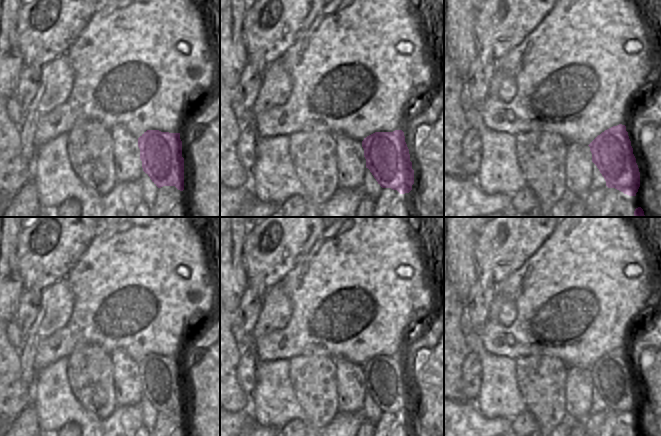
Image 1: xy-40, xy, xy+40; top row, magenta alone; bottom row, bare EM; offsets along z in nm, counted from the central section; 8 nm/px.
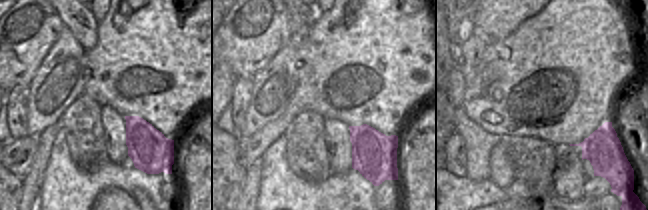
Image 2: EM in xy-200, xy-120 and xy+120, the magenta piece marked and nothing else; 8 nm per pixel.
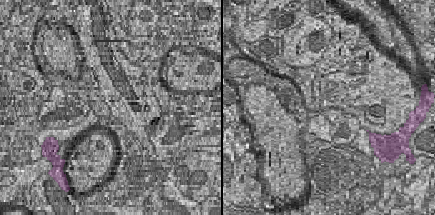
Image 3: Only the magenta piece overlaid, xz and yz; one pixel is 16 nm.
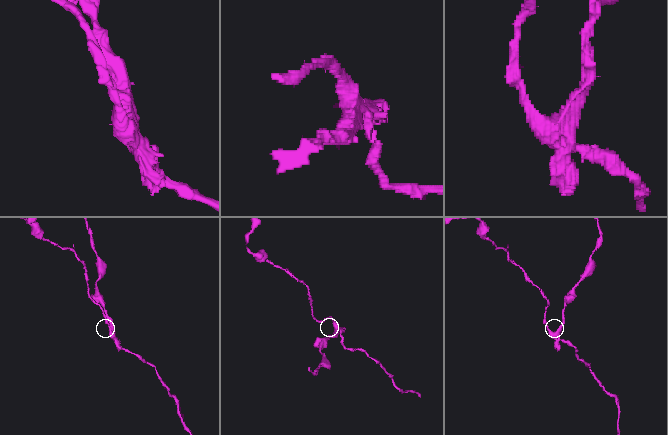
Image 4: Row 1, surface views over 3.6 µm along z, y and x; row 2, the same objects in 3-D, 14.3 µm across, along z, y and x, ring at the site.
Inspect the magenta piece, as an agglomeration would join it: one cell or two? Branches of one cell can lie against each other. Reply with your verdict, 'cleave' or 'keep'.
cleave

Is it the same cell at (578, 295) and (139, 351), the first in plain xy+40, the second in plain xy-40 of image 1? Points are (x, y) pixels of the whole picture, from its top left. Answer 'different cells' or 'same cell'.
same cell

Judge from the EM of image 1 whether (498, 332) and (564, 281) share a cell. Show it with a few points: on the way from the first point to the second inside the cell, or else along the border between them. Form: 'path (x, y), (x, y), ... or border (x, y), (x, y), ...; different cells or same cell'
path (515, 327), (534, 307), (538, 306), (547, 297); same cell

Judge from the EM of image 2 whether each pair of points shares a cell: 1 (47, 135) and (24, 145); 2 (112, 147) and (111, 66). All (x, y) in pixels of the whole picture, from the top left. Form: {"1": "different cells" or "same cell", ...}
{"1": "different cells", "2": "different cells"}

